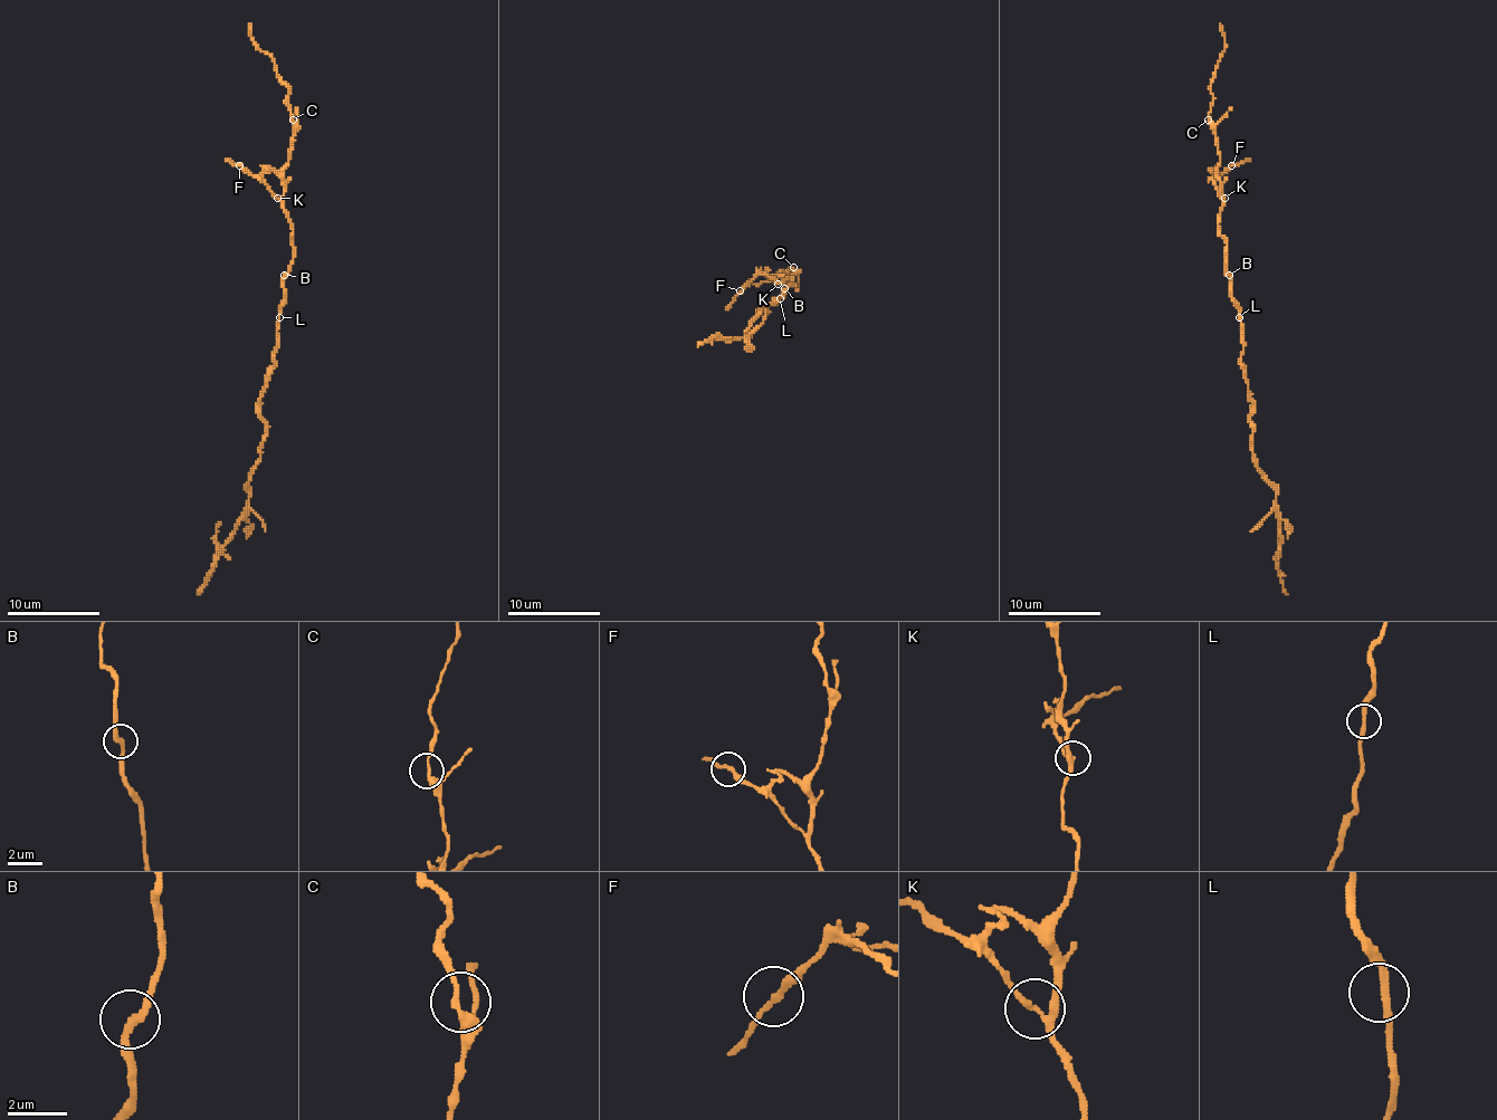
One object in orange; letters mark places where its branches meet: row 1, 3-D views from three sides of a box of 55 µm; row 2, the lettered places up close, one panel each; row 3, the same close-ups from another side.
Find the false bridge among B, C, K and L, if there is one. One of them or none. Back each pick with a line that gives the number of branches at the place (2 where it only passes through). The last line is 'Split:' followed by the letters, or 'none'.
K: Branches: 3
Split: K

